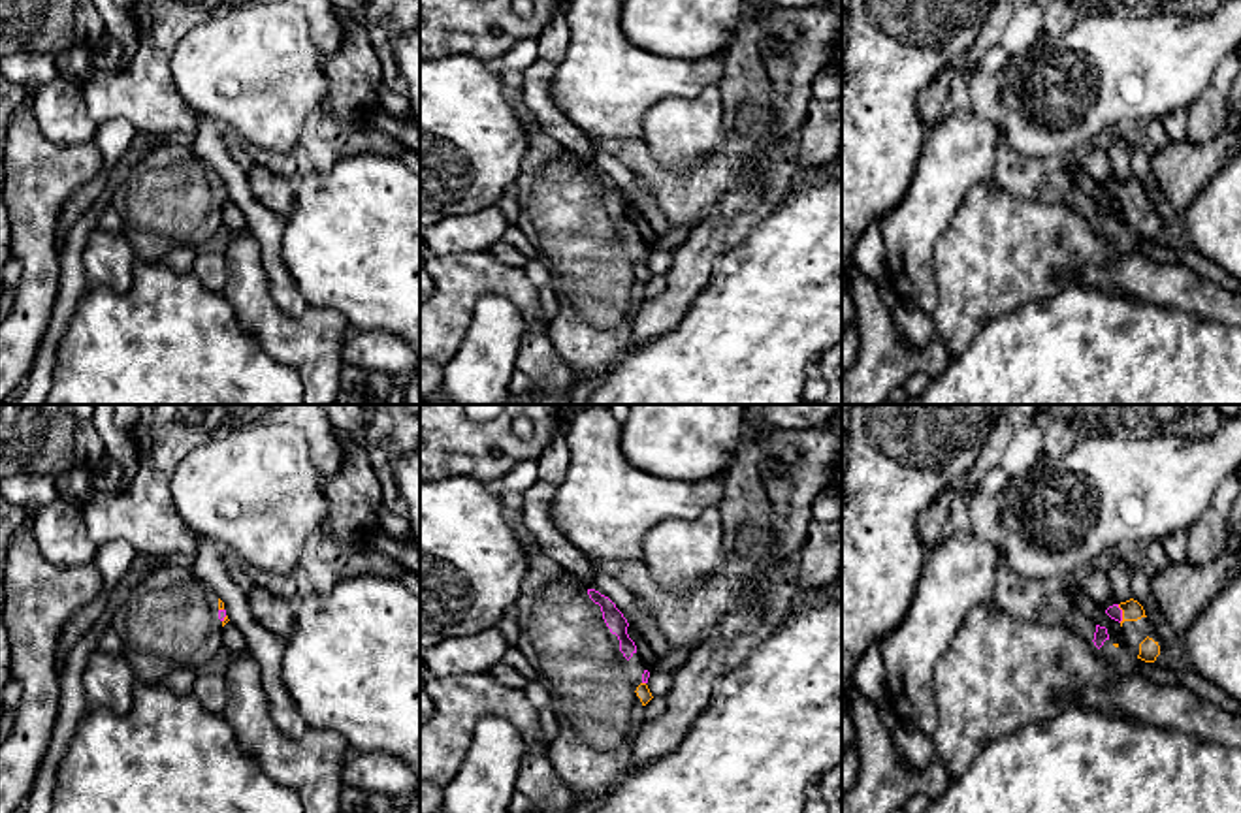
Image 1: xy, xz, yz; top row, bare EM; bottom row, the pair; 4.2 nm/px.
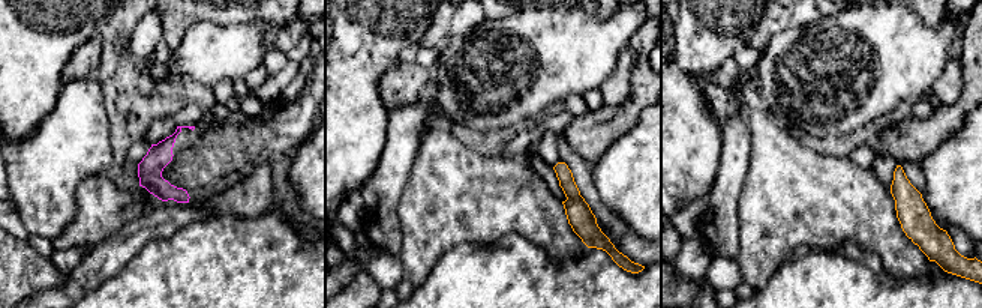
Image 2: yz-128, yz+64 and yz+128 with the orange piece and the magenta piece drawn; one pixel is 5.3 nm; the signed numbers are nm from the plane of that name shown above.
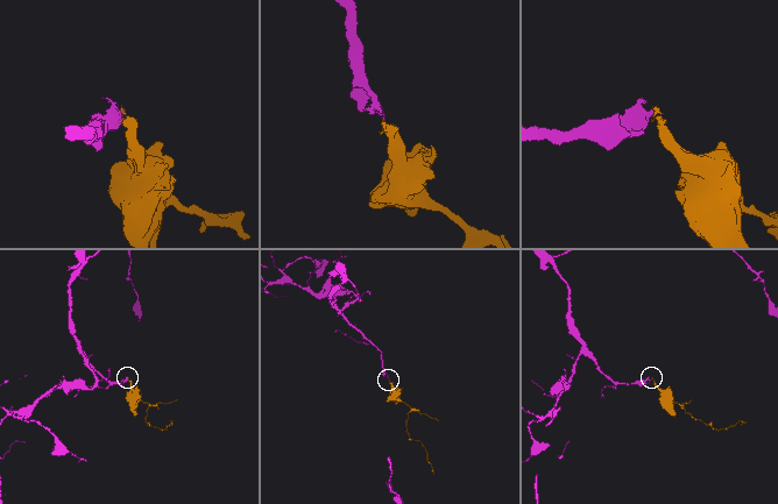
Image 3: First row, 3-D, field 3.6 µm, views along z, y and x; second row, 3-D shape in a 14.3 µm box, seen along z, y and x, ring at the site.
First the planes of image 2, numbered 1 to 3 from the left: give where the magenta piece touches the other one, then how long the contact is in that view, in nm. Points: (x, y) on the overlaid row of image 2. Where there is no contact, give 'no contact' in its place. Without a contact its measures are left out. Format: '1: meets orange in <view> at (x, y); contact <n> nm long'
1: no contact
2: no contact
3: no contact

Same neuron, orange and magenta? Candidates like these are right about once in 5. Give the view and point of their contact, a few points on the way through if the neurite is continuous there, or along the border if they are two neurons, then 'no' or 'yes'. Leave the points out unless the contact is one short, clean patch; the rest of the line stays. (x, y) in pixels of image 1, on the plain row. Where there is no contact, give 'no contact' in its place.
meets orange in yz at (1123, 192); runs through yz (1132, 189), (1123, 192), (1113, 191); yes

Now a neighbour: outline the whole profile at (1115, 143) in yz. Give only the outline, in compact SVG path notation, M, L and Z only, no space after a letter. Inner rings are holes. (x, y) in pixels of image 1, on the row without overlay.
M1128 128L1117 130L1104 139L1109 154L1111 175L1117 183L1132 177L1132 154L1128 151Z

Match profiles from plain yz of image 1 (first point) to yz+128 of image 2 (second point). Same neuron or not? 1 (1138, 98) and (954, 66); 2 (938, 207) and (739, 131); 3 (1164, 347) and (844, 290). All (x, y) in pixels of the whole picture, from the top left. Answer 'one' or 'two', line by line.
1: two
2: one
3: one

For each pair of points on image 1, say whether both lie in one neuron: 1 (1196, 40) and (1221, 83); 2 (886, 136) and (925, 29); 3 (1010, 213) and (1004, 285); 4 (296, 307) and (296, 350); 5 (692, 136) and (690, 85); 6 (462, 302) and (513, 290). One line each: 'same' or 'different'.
1: different
2: same
3: same
4: different
5: different
6: same

